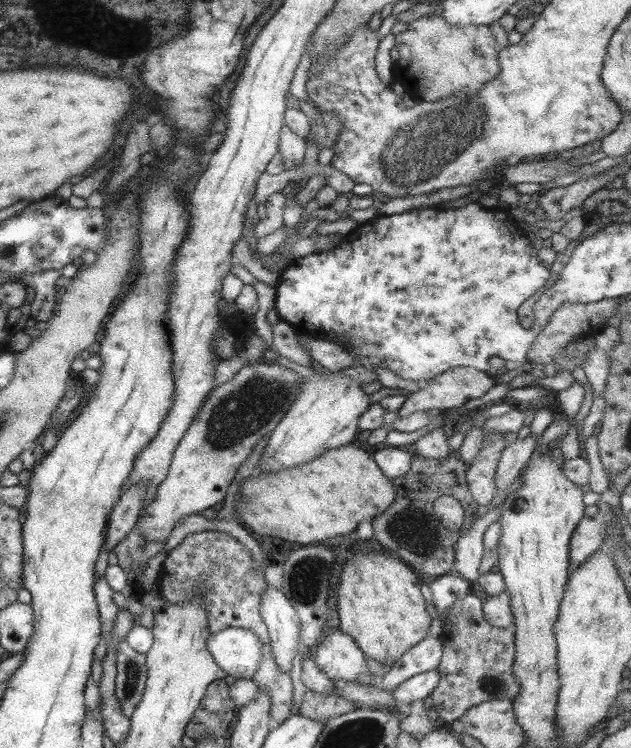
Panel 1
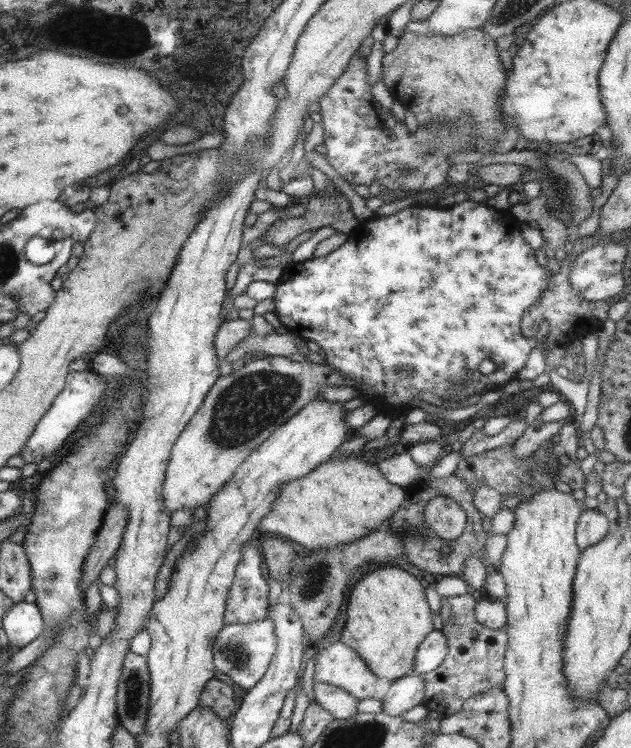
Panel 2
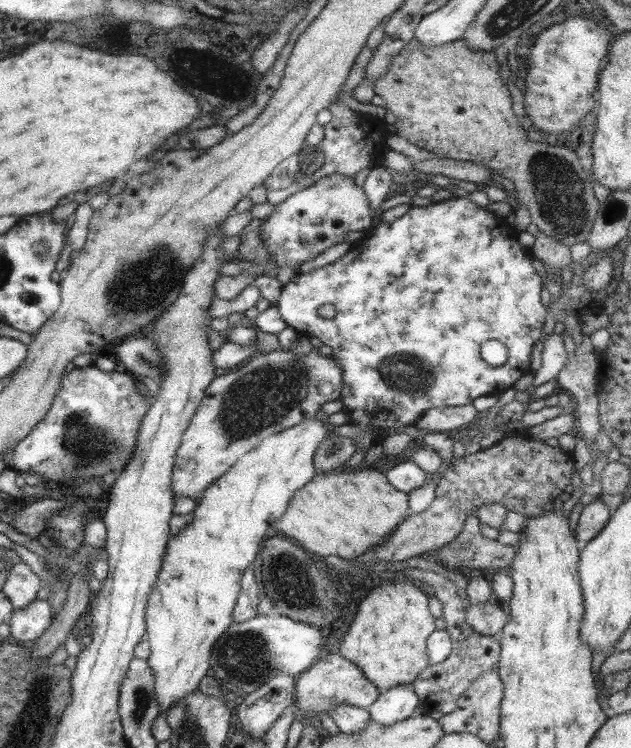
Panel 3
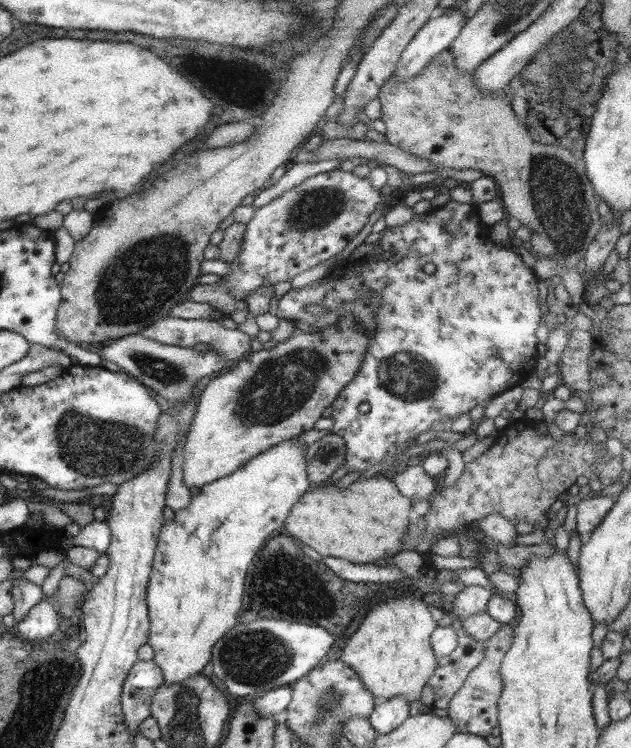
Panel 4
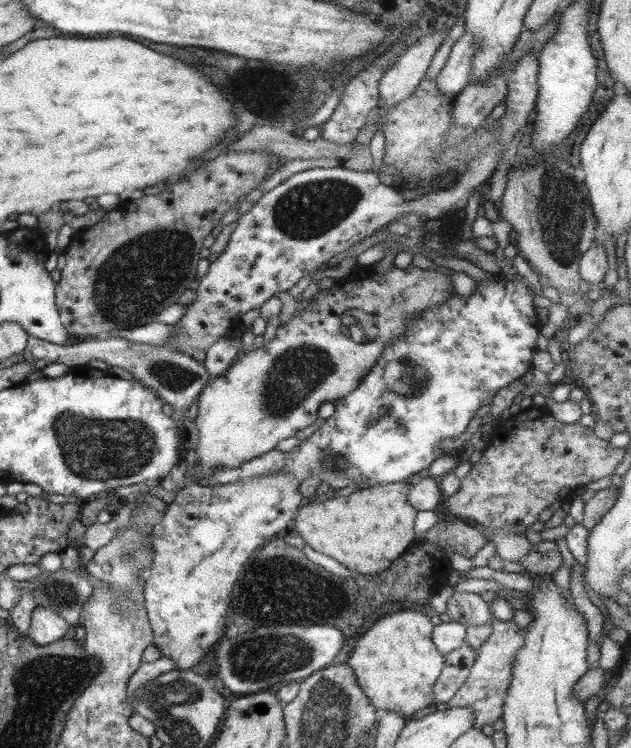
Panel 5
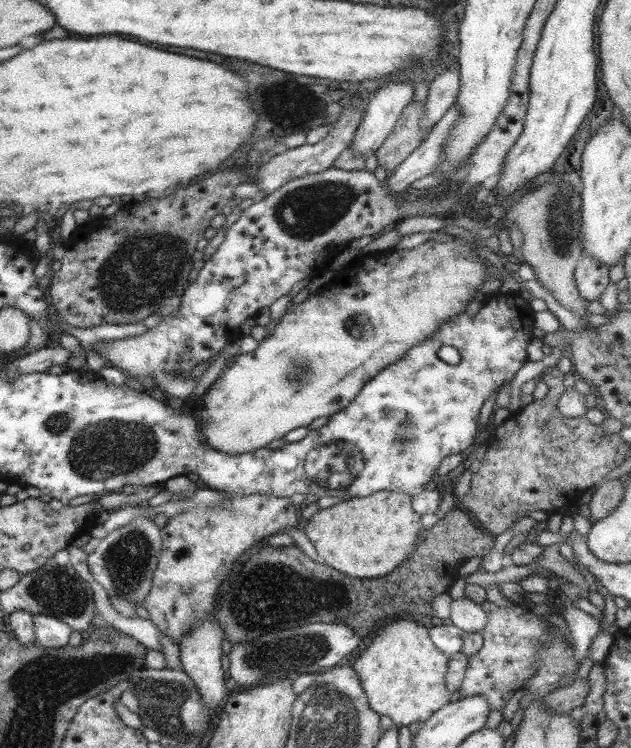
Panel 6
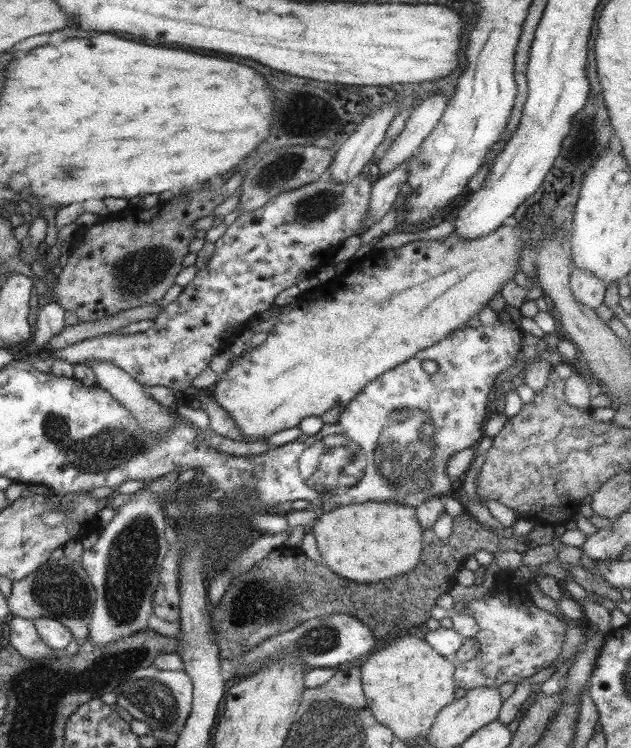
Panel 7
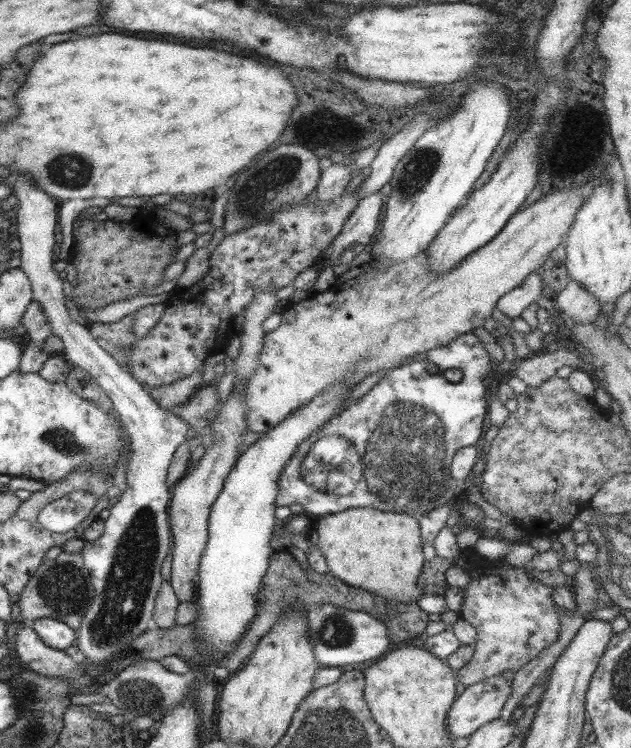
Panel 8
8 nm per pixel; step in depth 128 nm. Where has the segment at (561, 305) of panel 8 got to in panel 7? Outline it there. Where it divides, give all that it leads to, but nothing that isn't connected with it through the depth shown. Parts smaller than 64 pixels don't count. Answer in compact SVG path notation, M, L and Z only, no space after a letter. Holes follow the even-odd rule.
M577 268L569 278L569 285L576 301L594 310L602 306L607 286L596 275Z

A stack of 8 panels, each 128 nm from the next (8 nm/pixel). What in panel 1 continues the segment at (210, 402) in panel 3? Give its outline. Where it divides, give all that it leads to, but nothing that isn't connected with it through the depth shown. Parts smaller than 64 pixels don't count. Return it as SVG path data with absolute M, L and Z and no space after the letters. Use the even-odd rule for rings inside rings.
M279 363L256 364L244 366L232 380L218 386L214 386L200 412L196 414L190 428L180 440L172 454L172 462L169 466L168 476L162 481L154 495L154 501L146 507L146 513L139 517L135 529L148 538L148 541L166 541L174 526L184 520L184 516L201 514L207 508L219 507L226 496L226 490L240 465L246 461L253 448L260 442L265 434L272 434L276 425L288 413L288 409L296 401L299 389L304 383L302 375Z

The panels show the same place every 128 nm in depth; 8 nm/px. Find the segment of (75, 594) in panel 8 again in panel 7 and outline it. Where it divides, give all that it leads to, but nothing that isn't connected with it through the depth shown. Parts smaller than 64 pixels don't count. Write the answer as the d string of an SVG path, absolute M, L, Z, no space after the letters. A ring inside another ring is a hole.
M51 557L26 578L13 582L7 606L14 617L56 620L64 624L76 640L85 641L89 636L89 623L96 600L95 587L82 566L70 562L66 557Z

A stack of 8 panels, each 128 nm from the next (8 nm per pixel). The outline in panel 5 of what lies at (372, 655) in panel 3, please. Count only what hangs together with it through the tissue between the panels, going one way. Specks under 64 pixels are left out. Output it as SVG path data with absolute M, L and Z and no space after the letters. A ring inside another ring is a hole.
M421 611L396 612L380 618L357 641L346 665L353 669L357 683L379 713L396 711L405 718L434 703L434 683L444 669L445 660L445 656L436 649L434 641L432 641L434 628L431 618L428 618L424 613L422 614Z

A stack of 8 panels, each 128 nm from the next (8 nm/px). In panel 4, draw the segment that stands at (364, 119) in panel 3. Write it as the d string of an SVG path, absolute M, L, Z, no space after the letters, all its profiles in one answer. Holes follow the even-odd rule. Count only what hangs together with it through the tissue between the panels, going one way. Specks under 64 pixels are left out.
M338 158L299 164L292 162L290 170L284 174L284 177L281 180L275 182L270 188L262 189L255 194L254 202L250 206L257 209L262 208L264 204L272 202L274 198L284 195L284 192L294 189L296 186L303 184L306 180L312 179L318 174L339 169L340 162L341 160Z

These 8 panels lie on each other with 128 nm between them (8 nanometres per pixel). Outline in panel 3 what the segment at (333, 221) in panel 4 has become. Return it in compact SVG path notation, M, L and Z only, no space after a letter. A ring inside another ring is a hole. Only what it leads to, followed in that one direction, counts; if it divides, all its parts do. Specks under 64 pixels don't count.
M327 175L274 208L260 226L260 237L279 268L288 265L298 269L302 263L312 261L326 249L344 242L347 232L368 230L373 219L371 211L363 188L355 185L354 178Z

